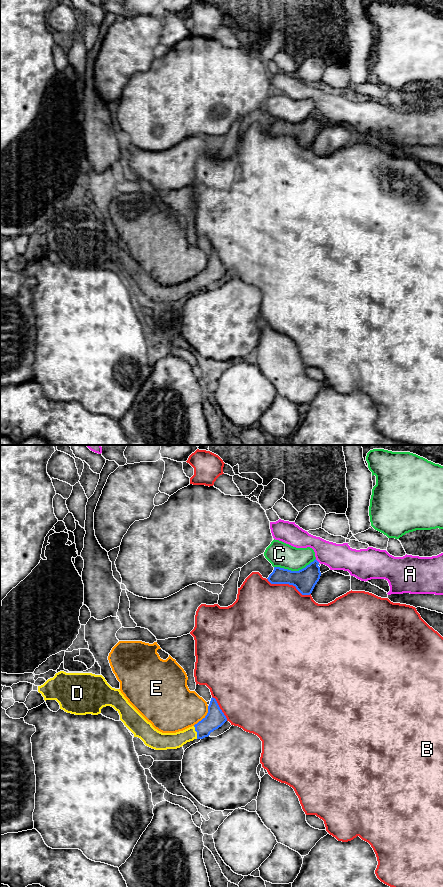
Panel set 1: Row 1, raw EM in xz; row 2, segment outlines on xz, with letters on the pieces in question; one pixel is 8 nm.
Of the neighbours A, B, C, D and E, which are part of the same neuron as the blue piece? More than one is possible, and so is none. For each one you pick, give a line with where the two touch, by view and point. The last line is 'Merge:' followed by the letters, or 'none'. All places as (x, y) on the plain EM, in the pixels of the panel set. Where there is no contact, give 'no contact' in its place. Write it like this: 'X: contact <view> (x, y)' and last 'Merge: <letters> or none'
Merge: none

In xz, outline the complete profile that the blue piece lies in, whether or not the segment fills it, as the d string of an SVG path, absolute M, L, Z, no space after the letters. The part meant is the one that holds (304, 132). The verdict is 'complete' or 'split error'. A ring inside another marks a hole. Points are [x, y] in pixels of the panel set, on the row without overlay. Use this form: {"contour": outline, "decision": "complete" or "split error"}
{"contour": "M315 111L299 123L274 119L267 131L271 136L293 137L302 147L310 147L321 128L318 117L319 114Z", "decision": "complete"}

